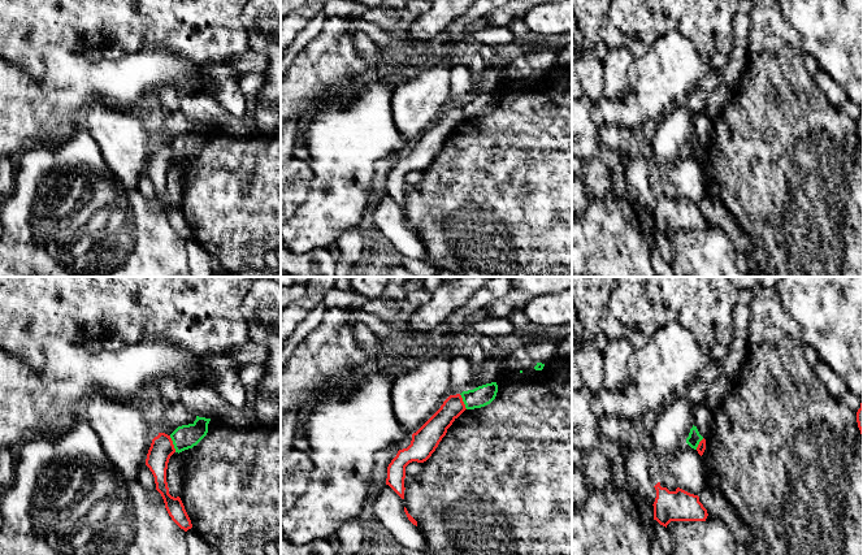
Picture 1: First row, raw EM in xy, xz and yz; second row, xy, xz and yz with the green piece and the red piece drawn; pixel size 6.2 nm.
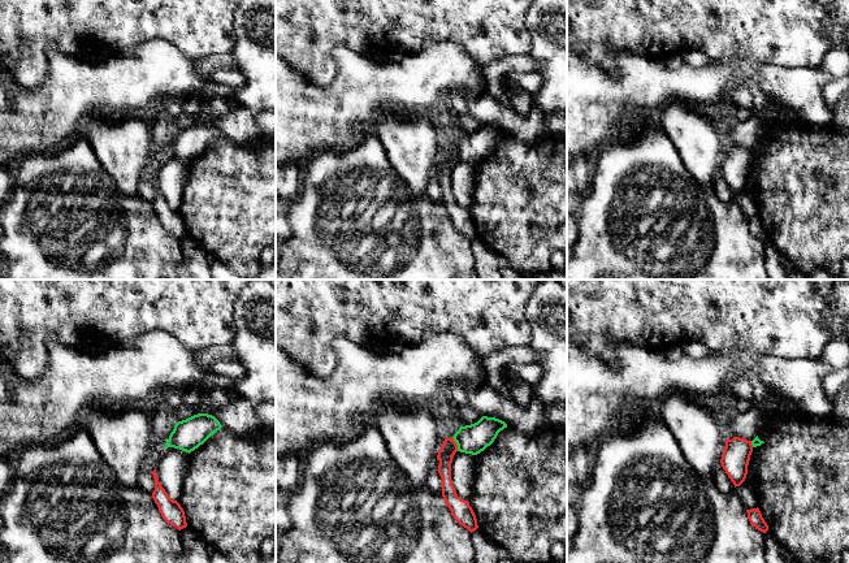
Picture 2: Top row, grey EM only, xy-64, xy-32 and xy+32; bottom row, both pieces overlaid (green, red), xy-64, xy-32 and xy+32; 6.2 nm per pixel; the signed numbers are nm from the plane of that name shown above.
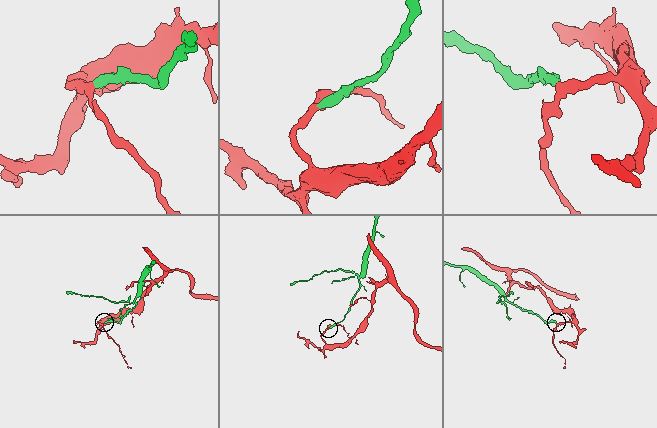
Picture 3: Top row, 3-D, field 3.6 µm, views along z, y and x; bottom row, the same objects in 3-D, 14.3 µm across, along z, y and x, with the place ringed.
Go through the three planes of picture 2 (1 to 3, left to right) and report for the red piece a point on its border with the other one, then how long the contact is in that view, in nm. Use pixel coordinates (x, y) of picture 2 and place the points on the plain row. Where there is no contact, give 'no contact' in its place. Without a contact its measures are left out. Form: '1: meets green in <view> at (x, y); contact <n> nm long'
1: no contact
2: meets green in xy-32 at (457, 152); contact 90 nm long
3: meets green in xy+32 at (752, 152); contact 40 nm long

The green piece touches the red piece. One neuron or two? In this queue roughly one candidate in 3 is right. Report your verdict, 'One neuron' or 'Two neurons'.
Two neurons

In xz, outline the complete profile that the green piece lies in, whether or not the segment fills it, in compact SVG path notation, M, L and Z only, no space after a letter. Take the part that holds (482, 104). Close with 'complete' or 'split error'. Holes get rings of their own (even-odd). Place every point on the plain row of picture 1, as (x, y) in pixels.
M496 91L478 95L473 99L463 100L460 104L467 118L481 117L490 113L498 101Z | complete

